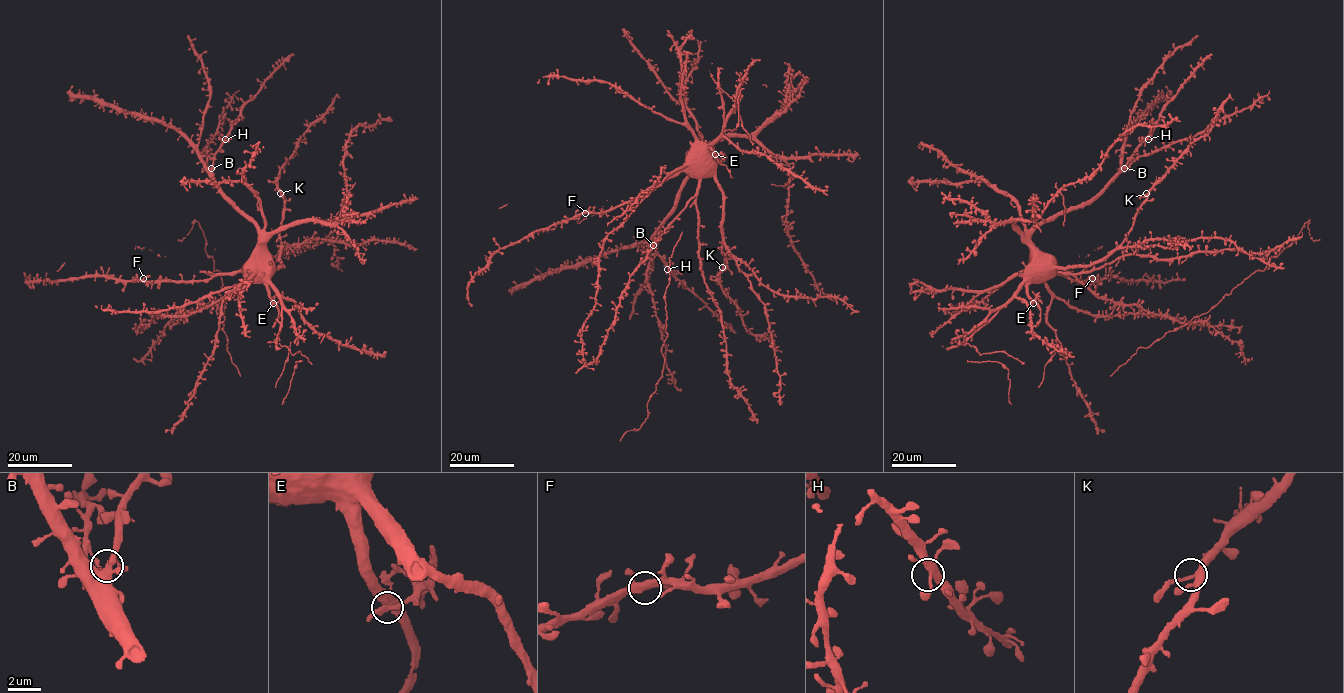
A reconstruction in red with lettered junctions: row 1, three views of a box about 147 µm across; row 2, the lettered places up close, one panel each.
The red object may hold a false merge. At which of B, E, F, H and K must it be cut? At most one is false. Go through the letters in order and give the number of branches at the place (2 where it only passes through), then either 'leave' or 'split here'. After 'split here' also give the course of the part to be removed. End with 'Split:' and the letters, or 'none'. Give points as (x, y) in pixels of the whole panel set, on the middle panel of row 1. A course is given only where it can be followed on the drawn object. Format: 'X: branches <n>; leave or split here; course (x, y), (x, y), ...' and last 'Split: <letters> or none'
B: branches 4; leave
E: branches 4; split here
F: branches 4; leave
H: branches 4; leave
K: branches 4; leave
Split: E

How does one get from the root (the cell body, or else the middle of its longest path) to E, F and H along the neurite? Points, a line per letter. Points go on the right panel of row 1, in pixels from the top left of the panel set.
E: (1075, 277), (1056, 273), (1051, 277), (1032, 281), (1028, 285), (1028, 296), (1033, 303)
F: (1075, 277), (1050, 271), (1064, 273), (1075, 281), (1092, 278)
H: (1075, 277), (1060, 272), (1054, 261), (1035, 246), (1031, 233), (1067, 209), (1088, 203), (1148, 139)

